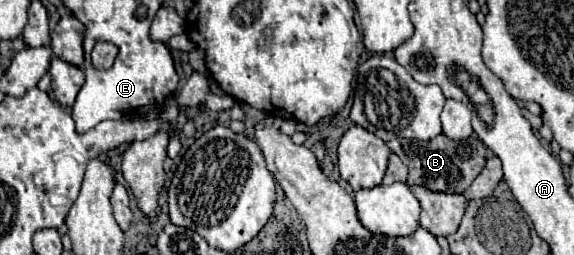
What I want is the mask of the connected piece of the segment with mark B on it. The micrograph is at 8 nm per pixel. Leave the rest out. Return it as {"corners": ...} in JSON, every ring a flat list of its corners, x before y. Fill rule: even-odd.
{"corners":[[439,135,437,139,431,139,431,141,393,139,387,145,409,167,407,185,409,187,423,185,429,191,443,191,443,193,459,193,461,195,473,183,473,179,481,173,481,169,485,167,485,161,487,161,487,147,481,143,481,139,477,135,473,135,473,141,471,139,461,141,461,151,459,151,459,143,451,141,445,135]]}

